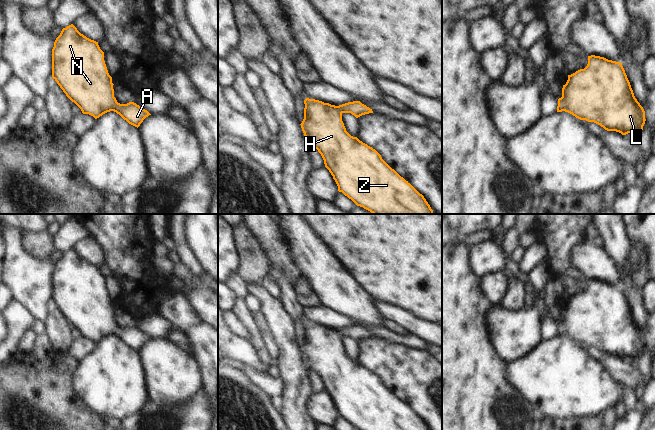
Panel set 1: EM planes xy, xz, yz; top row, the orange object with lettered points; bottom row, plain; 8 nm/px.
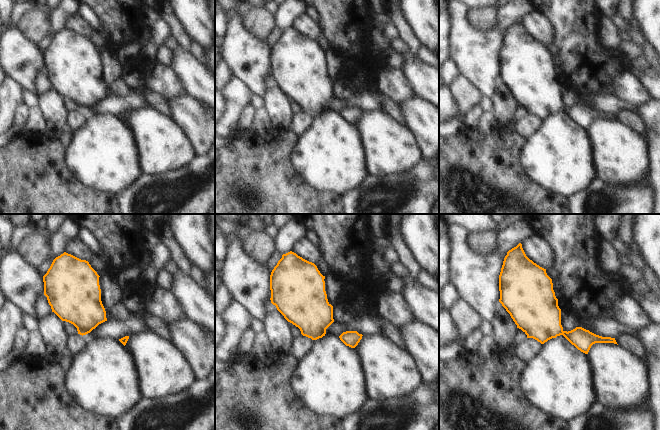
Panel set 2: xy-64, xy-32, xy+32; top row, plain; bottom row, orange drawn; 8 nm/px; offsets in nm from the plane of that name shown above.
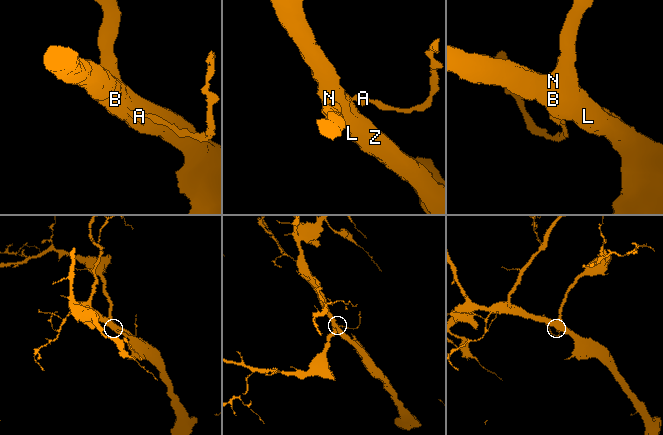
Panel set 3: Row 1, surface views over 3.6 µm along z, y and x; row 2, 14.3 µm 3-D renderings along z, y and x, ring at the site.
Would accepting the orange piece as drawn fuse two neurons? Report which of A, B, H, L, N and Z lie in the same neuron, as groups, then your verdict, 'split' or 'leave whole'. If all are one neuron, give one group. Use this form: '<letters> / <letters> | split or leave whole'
A B H L N Z | leave whole

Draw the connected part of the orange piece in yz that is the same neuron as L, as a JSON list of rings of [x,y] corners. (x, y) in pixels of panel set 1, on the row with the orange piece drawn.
[[[595,55],[588,56],[588,64],[584,69],[568,75],[562,88],[562,97],[558,99],[557,112],[562,111],[622,135],[640,133],[646,121],[645,111],[634,96],[621,62]]]

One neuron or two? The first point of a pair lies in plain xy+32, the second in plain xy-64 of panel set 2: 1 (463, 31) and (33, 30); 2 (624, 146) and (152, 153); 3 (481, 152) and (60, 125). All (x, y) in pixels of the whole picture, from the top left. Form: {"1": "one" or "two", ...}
{"1": "two", "2": "one", "3": "two"}

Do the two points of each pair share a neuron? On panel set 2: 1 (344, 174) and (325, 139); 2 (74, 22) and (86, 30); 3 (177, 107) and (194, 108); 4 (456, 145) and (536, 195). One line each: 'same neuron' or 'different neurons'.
1: same neuron
2: same neuron
3: same neuron
4: same neuron

